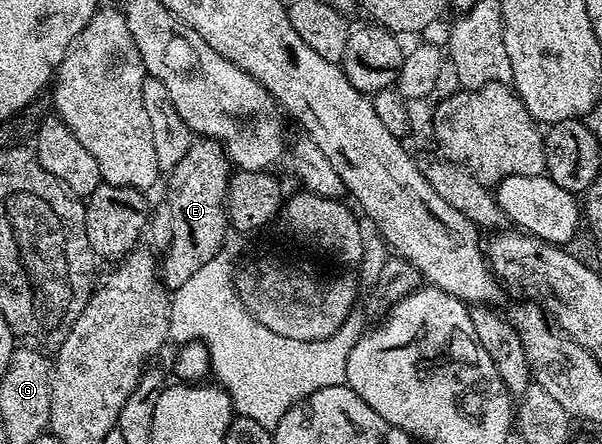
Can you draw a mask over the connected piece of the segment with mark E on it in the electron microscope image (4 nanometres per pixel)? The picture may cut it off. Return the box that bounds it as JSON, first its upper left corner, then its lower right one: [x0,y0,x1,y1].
[159,137,231,288]

